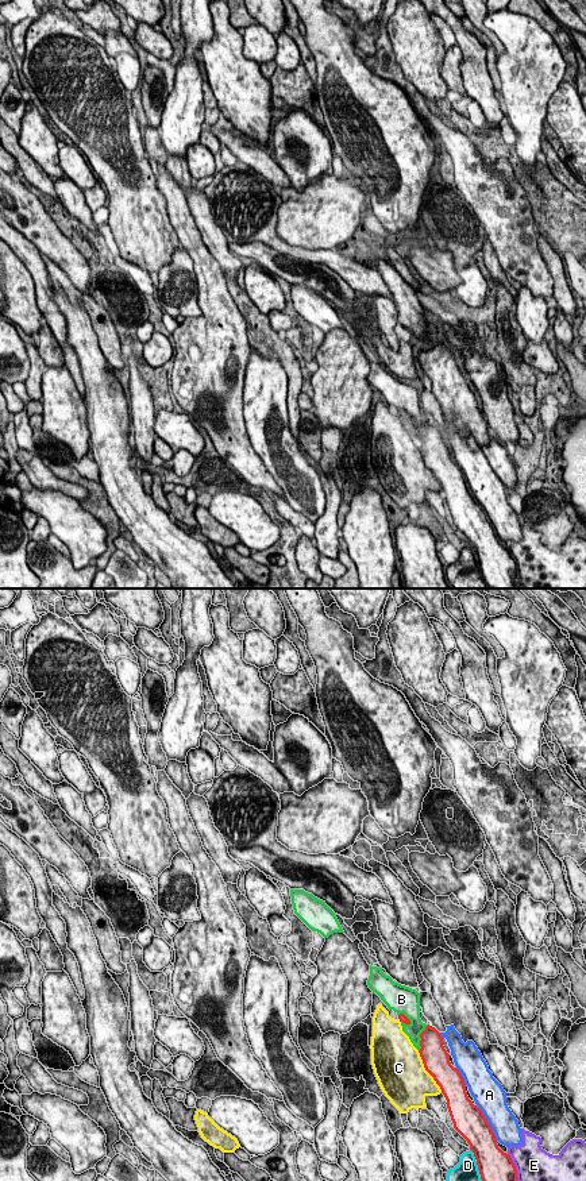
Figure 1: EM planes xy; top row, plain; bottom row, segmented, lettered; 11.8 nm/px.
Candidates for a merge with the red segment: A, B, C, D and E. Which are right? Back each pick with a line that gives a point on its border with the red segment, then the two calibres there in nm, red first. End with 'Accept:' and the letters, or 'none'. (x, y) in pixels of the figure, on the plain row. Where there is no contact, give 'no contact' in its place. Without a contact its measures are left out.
B: meets red in xy at (420, 432); 300 nm thick on the red side, 190 nm on the other
Accept: B

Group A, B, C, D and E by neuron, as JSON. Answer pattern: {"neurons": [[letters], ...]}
{"neurons": [["A"], ["B"], ["C"], ["D"], ["E"]]}

